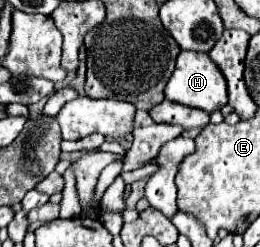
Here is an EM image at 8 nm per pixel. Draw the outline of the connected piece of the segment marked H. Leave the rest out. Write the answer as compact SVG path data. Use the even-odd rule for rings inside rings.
M181 51L177 55L175 71L165 85L165 99L211 113L215 109L221 109L223 105L227 105L227 83L225 83L225 77L221 75L219 67L209 59L209 55Z

